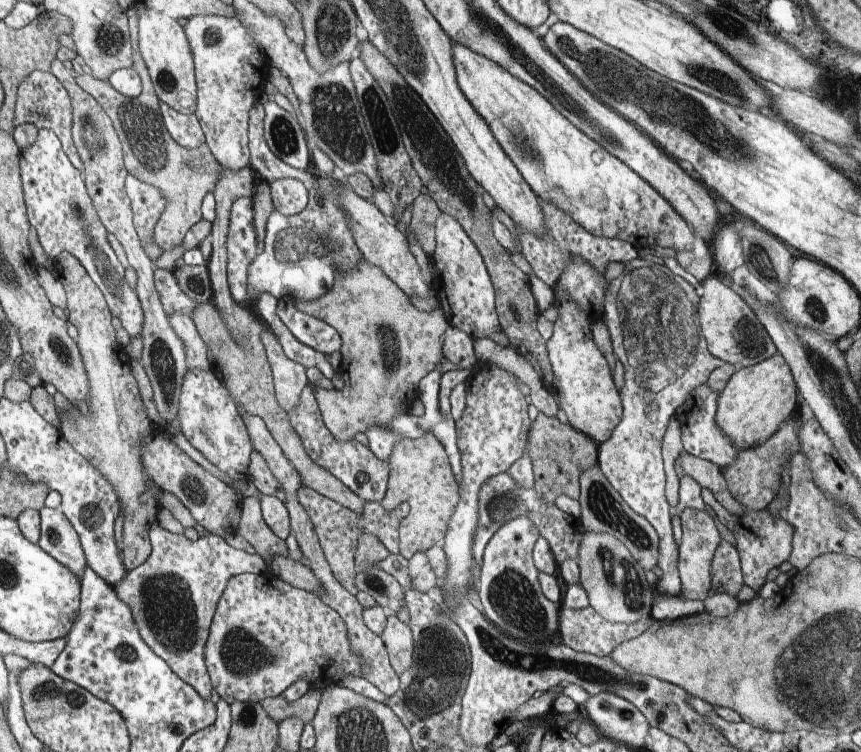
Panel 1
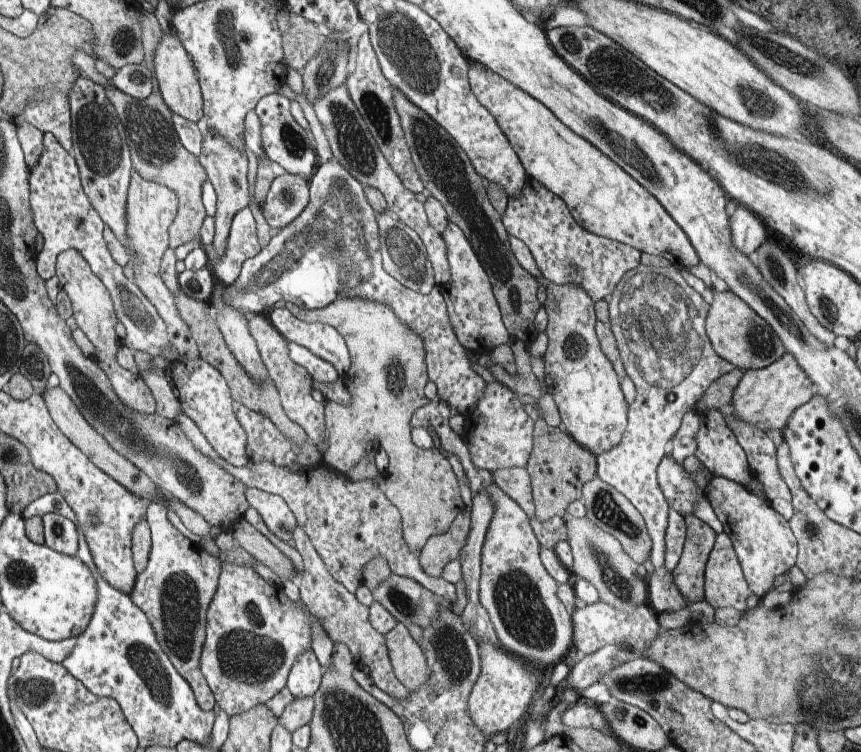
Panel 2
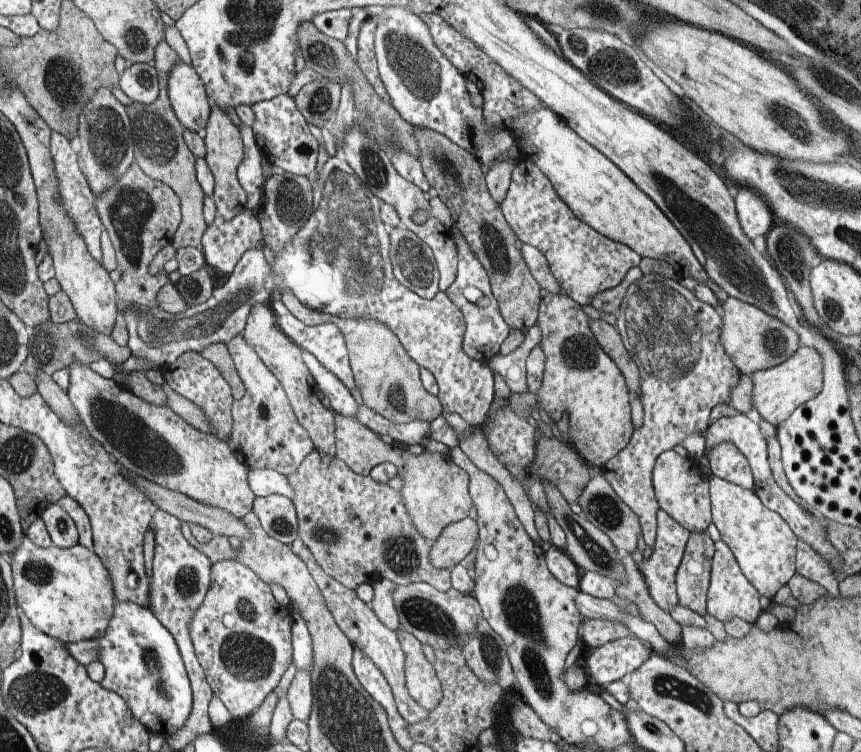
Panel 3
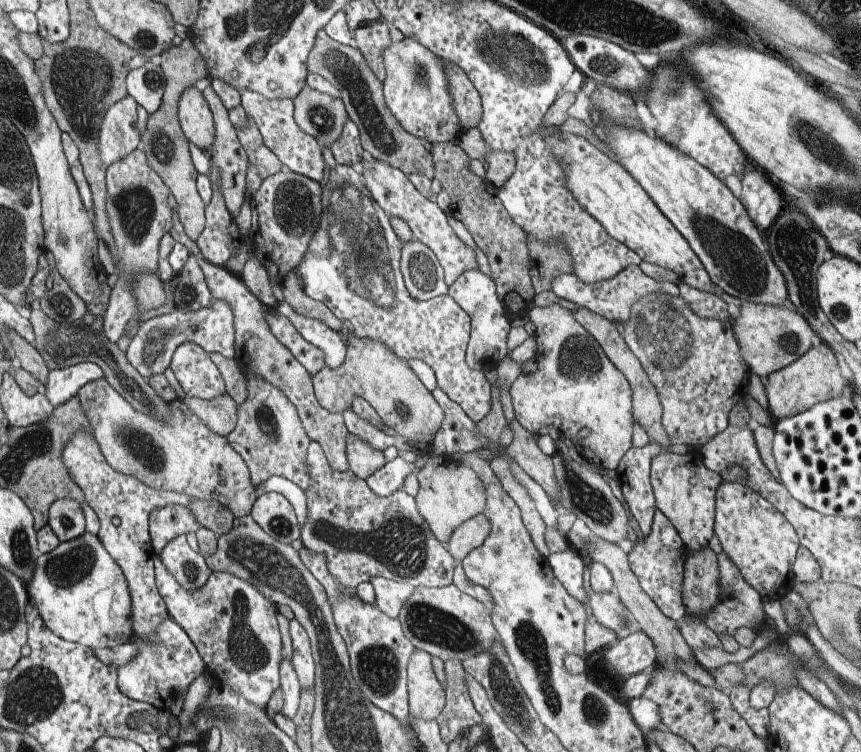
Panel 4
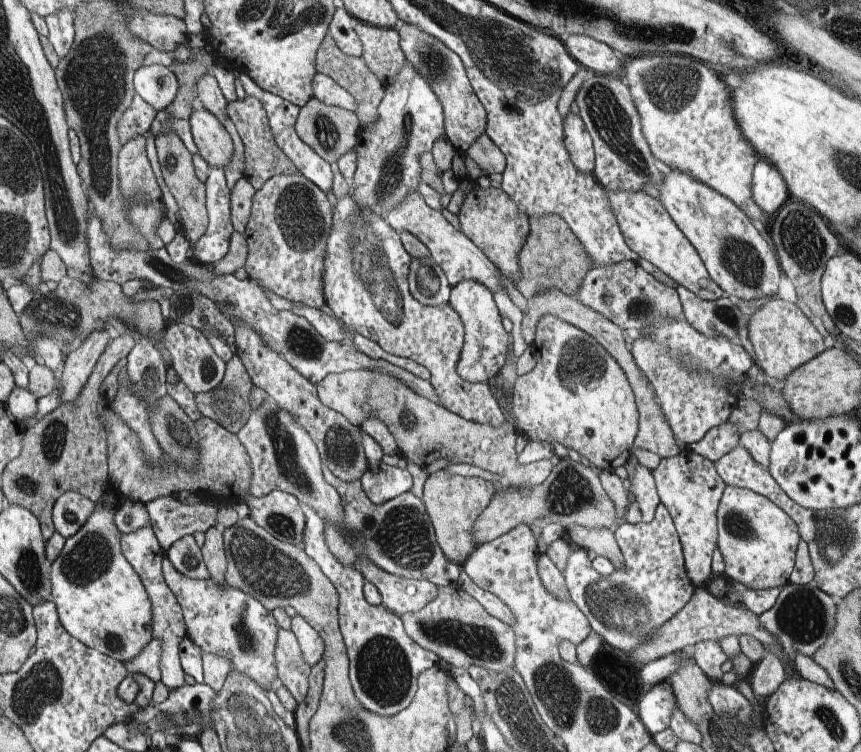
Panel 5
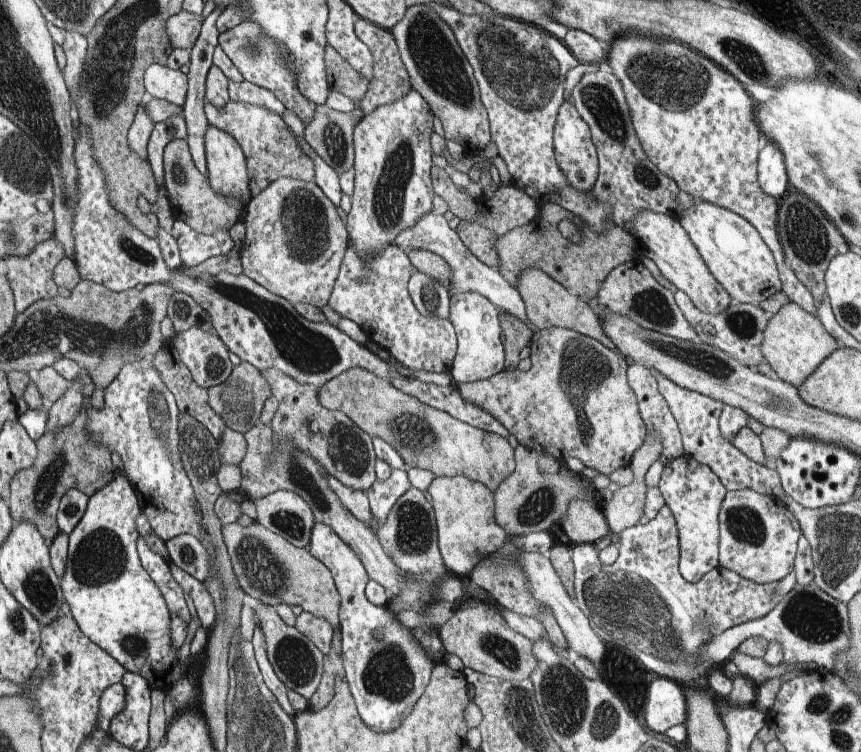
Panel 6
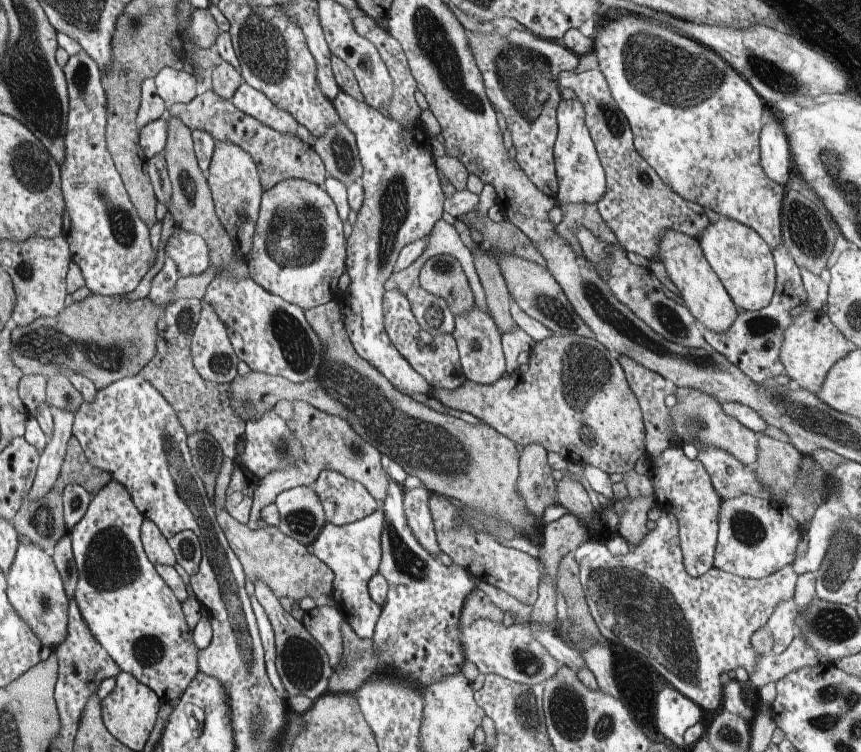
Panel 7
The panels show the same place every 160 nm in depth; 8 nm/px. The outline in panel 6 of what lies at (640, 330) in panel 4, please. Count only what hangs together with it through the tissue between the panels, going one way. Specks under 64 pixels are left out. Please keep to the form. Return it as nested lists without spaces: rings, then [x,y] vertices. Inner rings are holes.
[[[653,370],[653,373],[659,384],[660,394],[666,399],[667,405],[676,419],[686,455],[709,466],[727,491],[750,489],[776,499],[784,499],[787,496],[775,468],[768,468],[768,466],[750,460],[744,452],[738,450],[722,436],[719,429],[719,418],[725,407],[723,402],[700,393],[687,392],[656,370]]]

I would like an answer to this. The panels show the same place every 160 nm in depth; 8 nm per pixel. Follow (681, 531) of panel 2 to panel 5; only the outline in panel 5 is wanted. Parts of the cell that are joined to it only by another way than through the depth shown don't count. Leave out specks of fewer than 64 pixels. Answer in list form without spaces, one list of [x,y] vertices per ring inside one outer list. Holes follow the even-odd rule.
[[[662,503],[650,522],[618,525],[615,538],[623,556],[621,569],[602,576],[591,565],[588,551],[575,547],[562,574],[572,602],[587,616],[592,631],[602,638],[600,650],[615,655],[615,661],[624,661],[624,666],[642,668],[630,653],[690,602],[696,586],[686,574],[680,537],[673,518]]]

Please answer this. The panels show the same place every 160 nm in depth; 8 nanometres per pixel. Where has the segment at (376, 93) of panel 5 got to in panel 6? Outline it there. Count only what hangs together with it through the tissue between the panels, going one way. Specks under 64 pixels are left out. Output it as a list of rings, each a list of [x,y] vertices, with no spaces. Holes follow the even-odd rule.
[[[331,45],[325,46],[327,79],[331,88],[353,101],[360,101],[369,84],[357,70]]]

